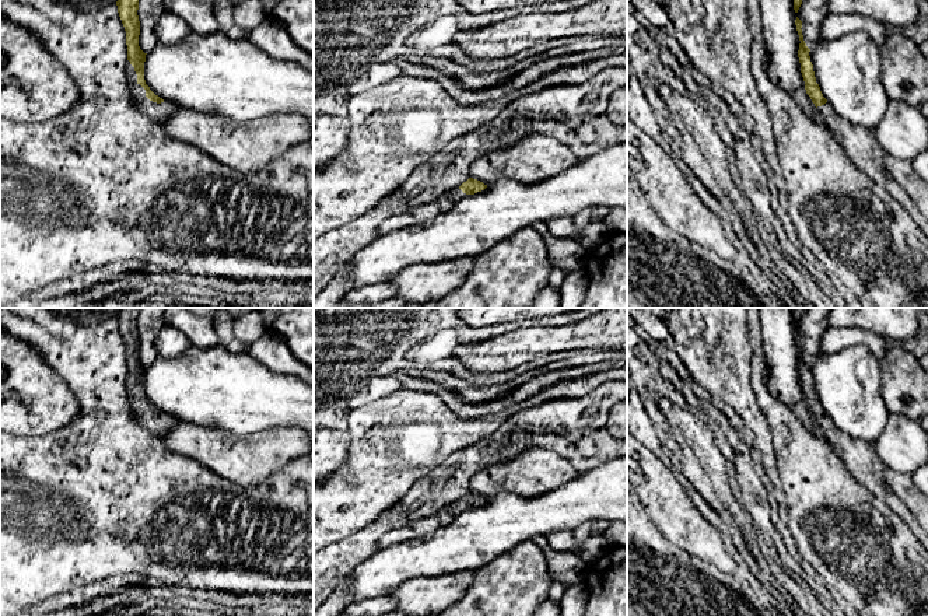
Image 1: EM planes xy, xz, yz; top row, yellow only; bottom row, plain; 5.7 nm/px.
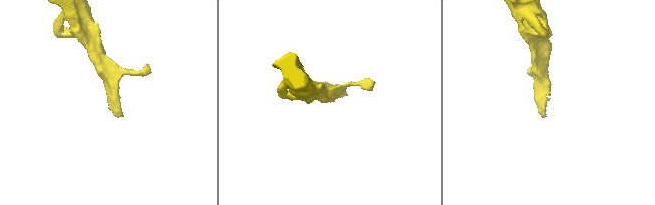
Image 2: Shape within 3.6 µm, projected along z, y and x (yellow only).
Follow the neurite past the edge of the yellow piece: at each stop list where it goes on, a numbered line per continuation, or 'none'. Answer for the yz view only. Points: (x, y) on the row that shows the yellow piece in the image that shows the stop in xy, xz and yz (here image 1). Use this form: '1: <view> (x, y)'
1: yz (861, 144)

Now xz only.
1: xz (448, 199)

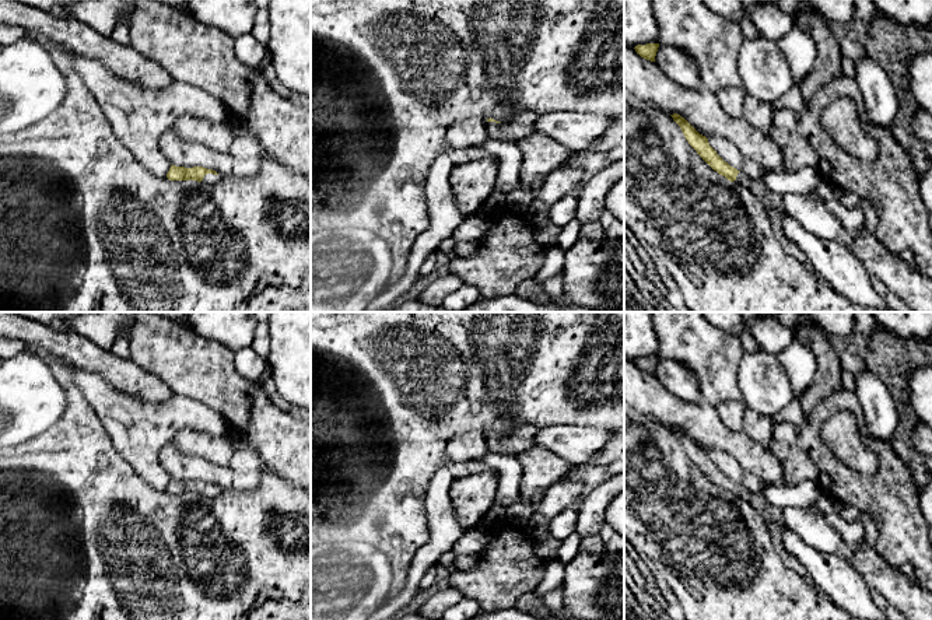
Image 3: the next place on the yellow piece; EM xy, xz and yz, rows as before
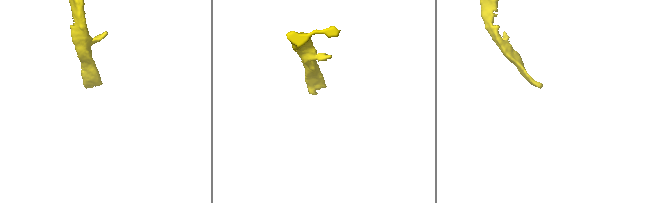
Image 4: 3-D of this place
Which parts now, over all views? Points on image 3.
1: xy (210, 178)

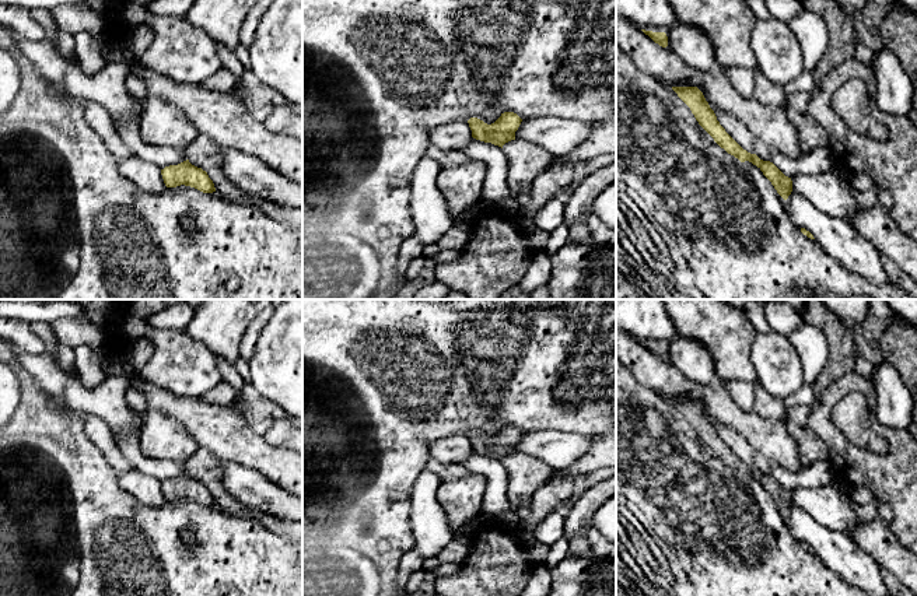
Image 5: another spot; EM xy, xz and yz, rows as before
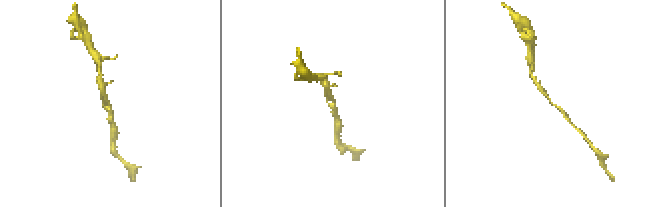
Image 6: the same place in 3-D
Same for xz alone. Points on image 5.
none

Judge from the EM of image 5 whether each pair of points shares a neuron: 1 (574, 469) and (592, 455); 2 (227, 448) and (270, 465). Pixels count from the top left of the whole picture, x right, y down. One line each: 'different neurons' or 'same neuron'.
1: same neuron
2: same neuron

